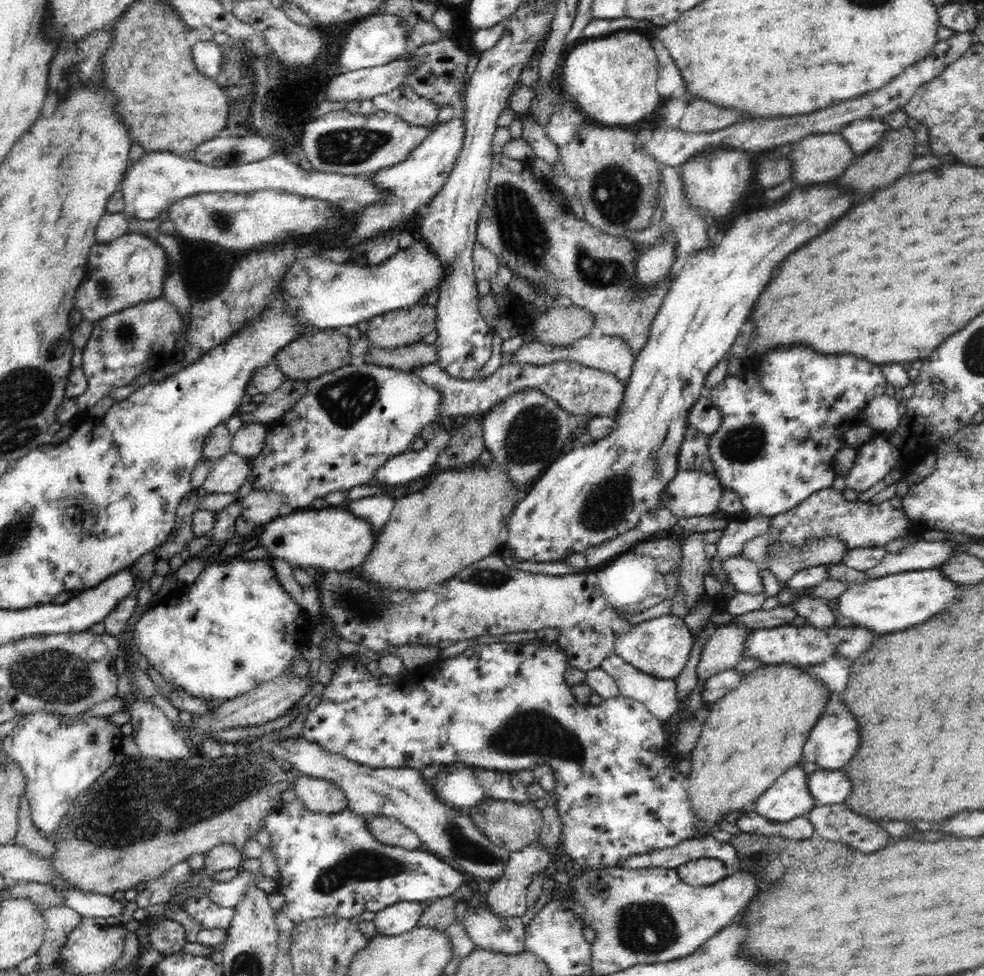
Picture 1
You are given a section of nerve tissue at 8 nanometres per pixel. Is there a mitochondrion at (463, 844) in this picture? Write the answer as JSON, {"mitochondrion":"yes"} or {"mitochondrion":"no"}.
{"mitochondrion":"yes"}

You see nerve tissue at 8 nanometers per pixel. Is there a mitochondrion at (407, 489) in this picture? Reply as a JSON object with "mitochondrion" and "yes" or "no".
{"mitochondrion":"no"}

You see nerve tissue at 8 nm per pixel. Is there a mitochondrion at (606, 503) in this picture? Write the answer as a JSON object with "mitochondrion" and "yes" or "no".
{"mitochondrion":"yes"}

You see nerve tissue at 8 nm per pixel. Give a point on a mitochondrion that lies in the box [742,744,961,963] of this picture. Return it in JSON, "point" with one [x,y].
{"point":[764,863]}

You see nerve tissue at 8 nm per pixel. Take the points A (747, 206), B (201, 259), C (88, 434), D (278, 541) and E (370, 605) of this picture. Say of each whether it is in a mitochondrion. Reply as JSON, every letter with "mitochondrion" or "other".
{"A":"other","B":"other","C":"other","D":"other","E":"mitochondrion"}

